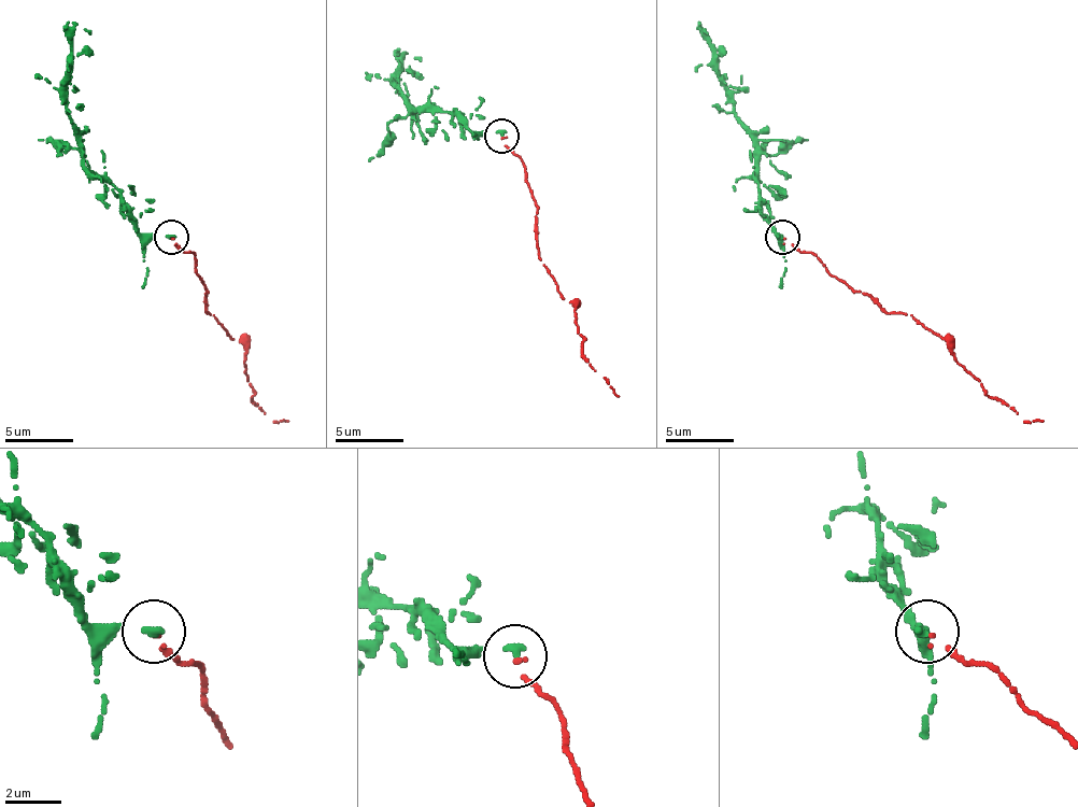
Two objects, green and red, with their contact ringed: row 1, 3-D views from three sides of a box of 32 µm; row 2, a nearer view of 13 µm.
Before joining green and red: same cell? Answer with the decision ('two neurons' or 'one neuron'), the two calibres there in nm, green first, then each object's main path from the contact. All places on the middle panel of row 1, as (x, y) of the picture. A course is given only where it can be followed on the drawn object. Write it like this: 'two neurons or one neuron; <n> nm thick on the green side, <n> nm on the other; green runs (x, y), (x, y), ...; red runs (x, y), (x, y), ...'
two neurons; 280 nm thick on the green side, 110 nm on the other; green runs (500, 137), (473, 132), (449, 112), (415, 112), (398, 88), (398, 75), (401, 58), (408, 55), (422, 61); red runs (500, 137), (524, 164), (524, 181), (538, 211), (538, 255), (558, 293), (576, 307), (582, 357), (620, 395)

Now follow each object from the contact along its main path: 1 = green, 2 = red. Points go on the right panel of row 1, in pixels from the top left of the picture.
1: (783, 238), (759, 194), (755, 136), (735, 115), (722, 78), (714, 43), (708, 33)
2: (783, 238), (810, 251), (827, 271), (889, 312), (902, 312), (939, 333), (980, 387), (1024, 422), (1041, 422)

